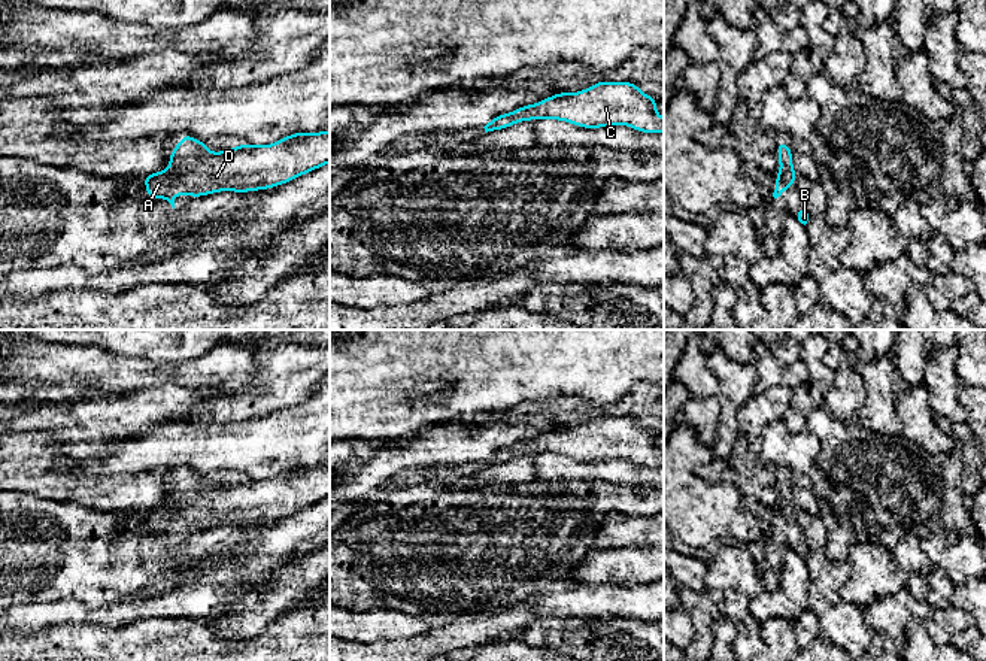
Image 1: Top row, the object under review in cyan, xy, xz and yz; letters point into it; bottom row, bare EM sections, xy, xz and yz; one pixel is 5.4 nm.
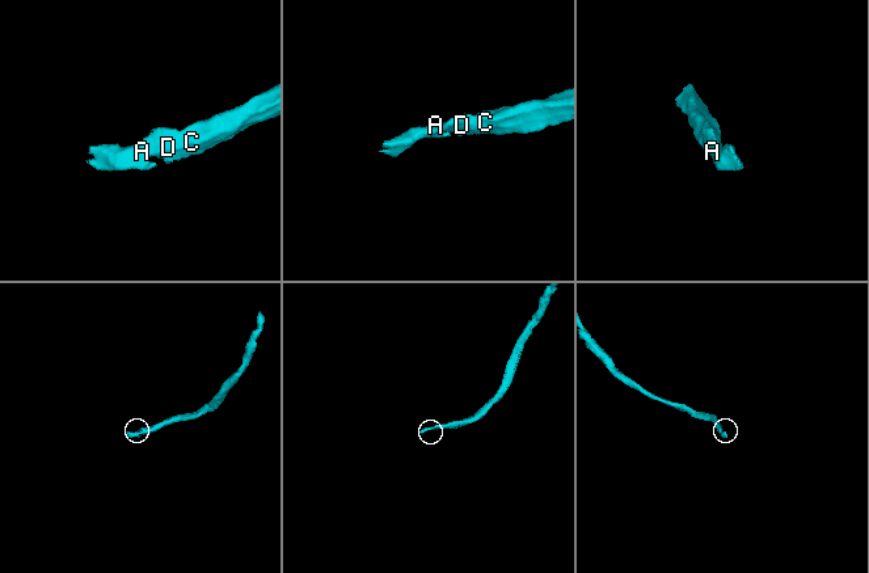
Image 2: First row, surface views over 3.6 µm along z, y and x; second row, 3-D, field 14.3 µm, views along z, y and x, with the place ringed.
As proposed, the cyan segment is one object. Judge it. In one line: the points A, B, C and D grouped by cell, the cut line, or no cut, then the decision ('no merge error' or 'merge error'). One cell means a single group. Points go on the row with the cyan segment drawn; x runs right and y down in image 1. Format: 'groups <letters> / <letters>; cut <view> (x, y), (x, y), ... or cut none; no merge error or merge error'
groups A B C D; cut none; no merge error

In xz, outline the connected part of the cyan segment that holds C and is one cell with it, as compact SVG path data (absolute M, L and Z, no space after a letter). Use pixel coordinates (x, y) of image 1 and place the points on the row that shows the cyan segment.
M601 82L577 93L556 93L536 104L497 115L485 131L504 130L522 121L558 119L582 128L627 125L637 131L664 133L664 118L656 112L658 100L632 82Z

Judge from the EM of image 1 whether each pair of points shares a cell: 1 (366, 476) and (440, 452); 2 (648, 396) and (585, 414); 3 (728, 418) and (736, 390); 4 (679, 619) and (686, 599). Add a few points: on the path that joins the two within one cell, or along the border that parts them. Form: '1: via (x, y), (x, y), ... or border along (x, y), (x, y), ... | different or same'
1: via (384, 464), (407, 452), (422, 452) | same
2: via (633, 403), (618, 409), (600, 411) | same
3: via (728, 411), (733, 397) | same
4: border along (680, 606), (686, 612), (692, 628), (691, 643) | different

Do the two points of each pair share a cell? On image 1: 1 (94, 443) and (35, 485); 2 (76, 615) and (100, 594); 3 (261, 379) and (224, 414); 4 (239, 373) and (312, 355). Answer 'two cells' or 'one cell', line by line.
1: two cells
2: two cells
3: one cell
4: two cells

